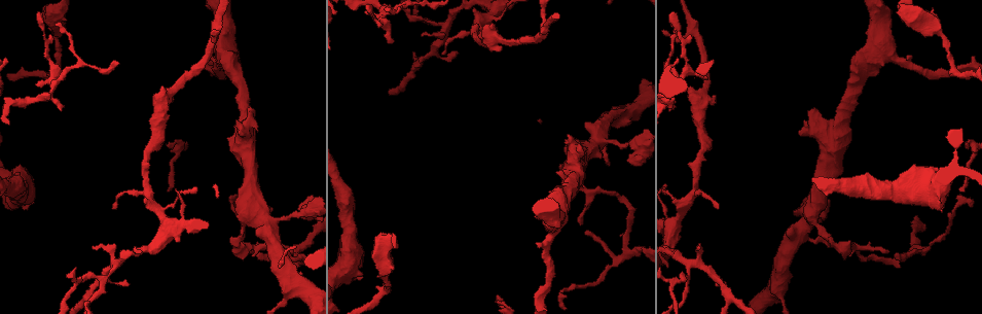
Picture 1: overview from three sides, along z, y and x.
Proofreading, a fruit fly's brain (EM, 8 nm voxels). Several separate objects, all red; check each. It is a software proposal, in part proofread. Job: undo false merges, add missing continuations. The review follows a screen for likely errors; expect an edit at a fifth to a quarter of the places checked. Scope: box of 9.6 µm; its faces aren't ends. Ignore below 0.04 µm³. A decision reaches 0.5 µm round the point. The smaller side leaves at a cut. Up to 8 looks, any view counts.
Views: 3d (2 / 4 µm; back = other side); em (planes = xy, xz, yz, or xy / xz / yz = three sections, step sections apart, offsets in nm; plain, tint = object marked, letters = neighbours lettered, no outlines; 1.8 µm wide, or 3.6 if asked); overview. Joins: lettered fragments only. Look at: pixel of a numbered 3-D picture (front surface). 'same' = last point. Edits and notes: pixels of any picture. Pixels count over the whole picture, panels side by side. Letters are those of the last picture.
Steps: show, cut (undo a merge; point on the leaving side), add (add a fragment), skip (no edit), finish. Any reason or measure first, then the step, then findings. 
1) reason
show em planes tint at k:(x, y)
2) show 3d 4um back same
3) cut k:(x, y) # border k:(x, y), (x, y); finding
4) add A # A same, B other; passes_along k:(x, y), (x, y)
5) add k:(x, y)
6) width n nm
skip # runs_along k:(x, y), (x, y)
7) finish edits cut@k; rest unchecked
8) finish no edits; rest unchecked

thin end
show em planes letters at 1:(38, 13)

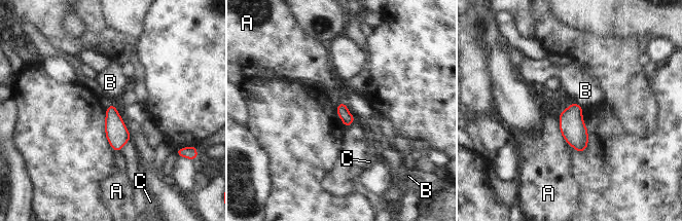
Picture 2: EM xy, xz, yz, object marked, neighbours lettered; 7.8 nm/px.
skip # A other, B other, C other; border 2:(574, 101), (584, 108); none of them fits

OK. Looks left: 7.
four or more arms meet
show em 3.6um planes letters at 1:(448, 24)

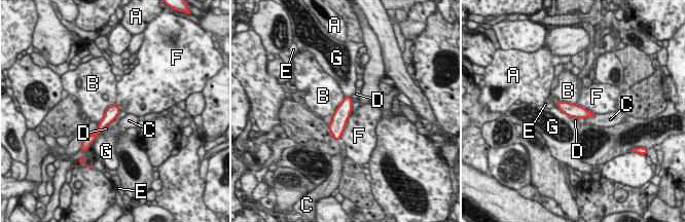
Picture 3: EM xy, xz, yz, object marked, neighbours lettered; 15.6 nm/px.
skip # A other, B other, C other, D other, E other, F other, G other; border 3:(351, 113), (338, 140); all the same cell

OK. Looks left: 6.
calibre changes
show em 3.6um yz step 16 letters at 1:(854, 247)

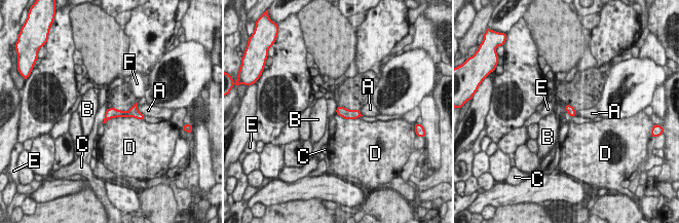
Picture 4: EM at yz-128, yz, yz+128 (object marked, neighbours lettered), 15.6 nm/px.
show em 3.6um xz step 8 letters same

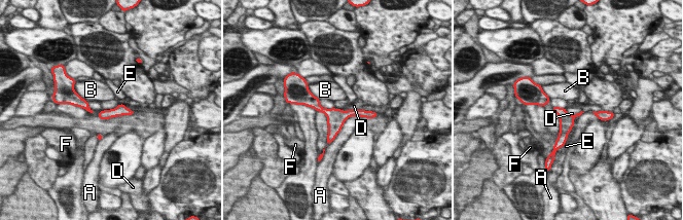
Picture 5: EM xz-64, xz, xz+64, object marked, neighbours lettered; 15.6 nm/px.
skip # A other, B other, D other, E other, F other; runs_along 5:(310, 102), (331, 114), (366, 114); all the same cell

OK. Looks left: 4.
finish no edits; rest unchecked

